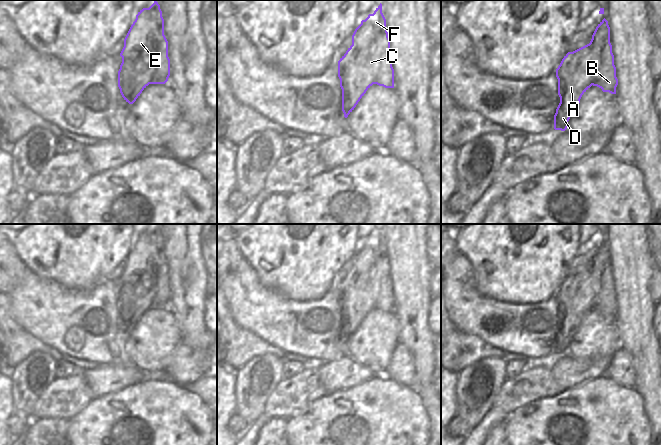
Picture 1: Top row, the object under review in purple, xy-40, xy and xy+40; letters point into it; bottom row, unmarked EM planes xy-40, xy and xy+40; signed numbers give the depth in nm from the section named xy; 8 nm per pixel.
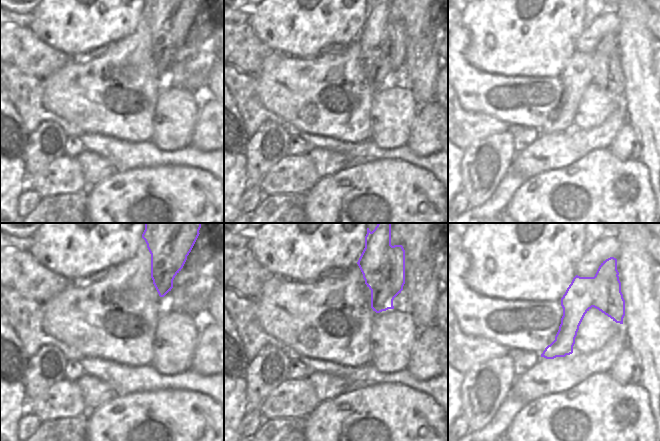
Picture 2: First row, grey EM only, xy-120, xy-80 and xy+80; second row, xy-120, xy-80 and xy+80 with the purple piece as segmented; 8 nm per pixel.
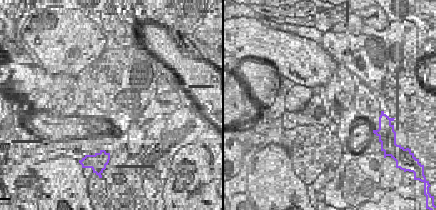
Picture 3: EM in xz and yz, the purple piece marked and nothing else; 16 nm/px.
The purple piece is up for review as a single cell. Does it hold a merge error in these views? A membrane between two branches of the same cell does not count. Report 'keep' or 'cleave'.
cleave

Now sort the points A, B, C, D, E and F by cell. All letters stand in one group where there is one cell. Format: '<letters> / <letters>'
A C D E F / B

